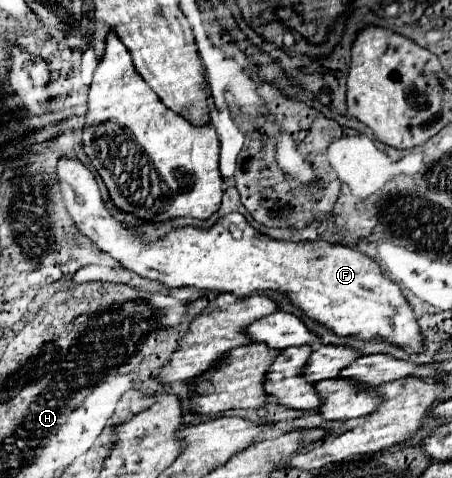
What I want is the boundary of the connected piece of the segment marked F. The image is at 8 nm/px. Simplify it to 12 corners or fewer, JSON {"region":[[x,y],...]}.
{"region":[[59,159],[75,225],[169,287],[279,291],[339,337],[421,353],[417,317],[379,263],[285,243],[241,213],[149,243],[91,171]]}

